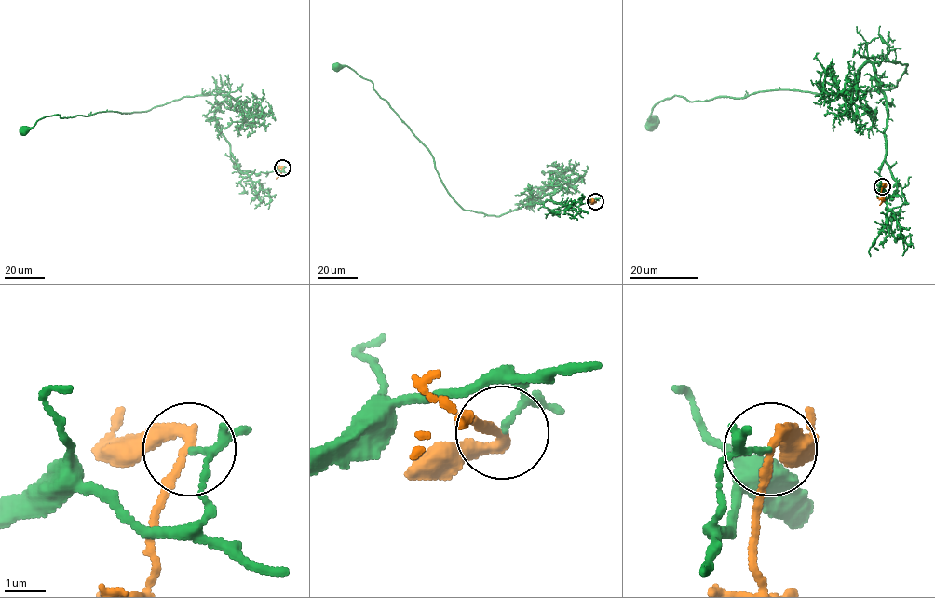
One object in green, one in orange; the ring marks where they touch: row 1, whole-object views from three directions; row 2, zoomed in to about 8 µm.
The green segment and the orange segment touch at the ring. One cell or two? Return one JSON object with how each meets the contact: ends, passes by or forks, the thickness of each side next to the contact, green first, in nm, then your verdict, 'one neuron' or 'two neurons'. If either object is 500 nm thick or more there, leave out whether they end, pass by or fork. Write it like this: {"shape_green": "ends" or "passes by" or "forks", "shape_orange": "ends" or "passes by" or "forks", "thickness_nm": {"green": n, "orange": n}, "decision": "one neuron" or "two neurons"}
{"shape_green": "passes by", "shape_orange": "passes by", "thickness_nm": {"green": 90, "orange": 240}, "decision": "two neurons"}

